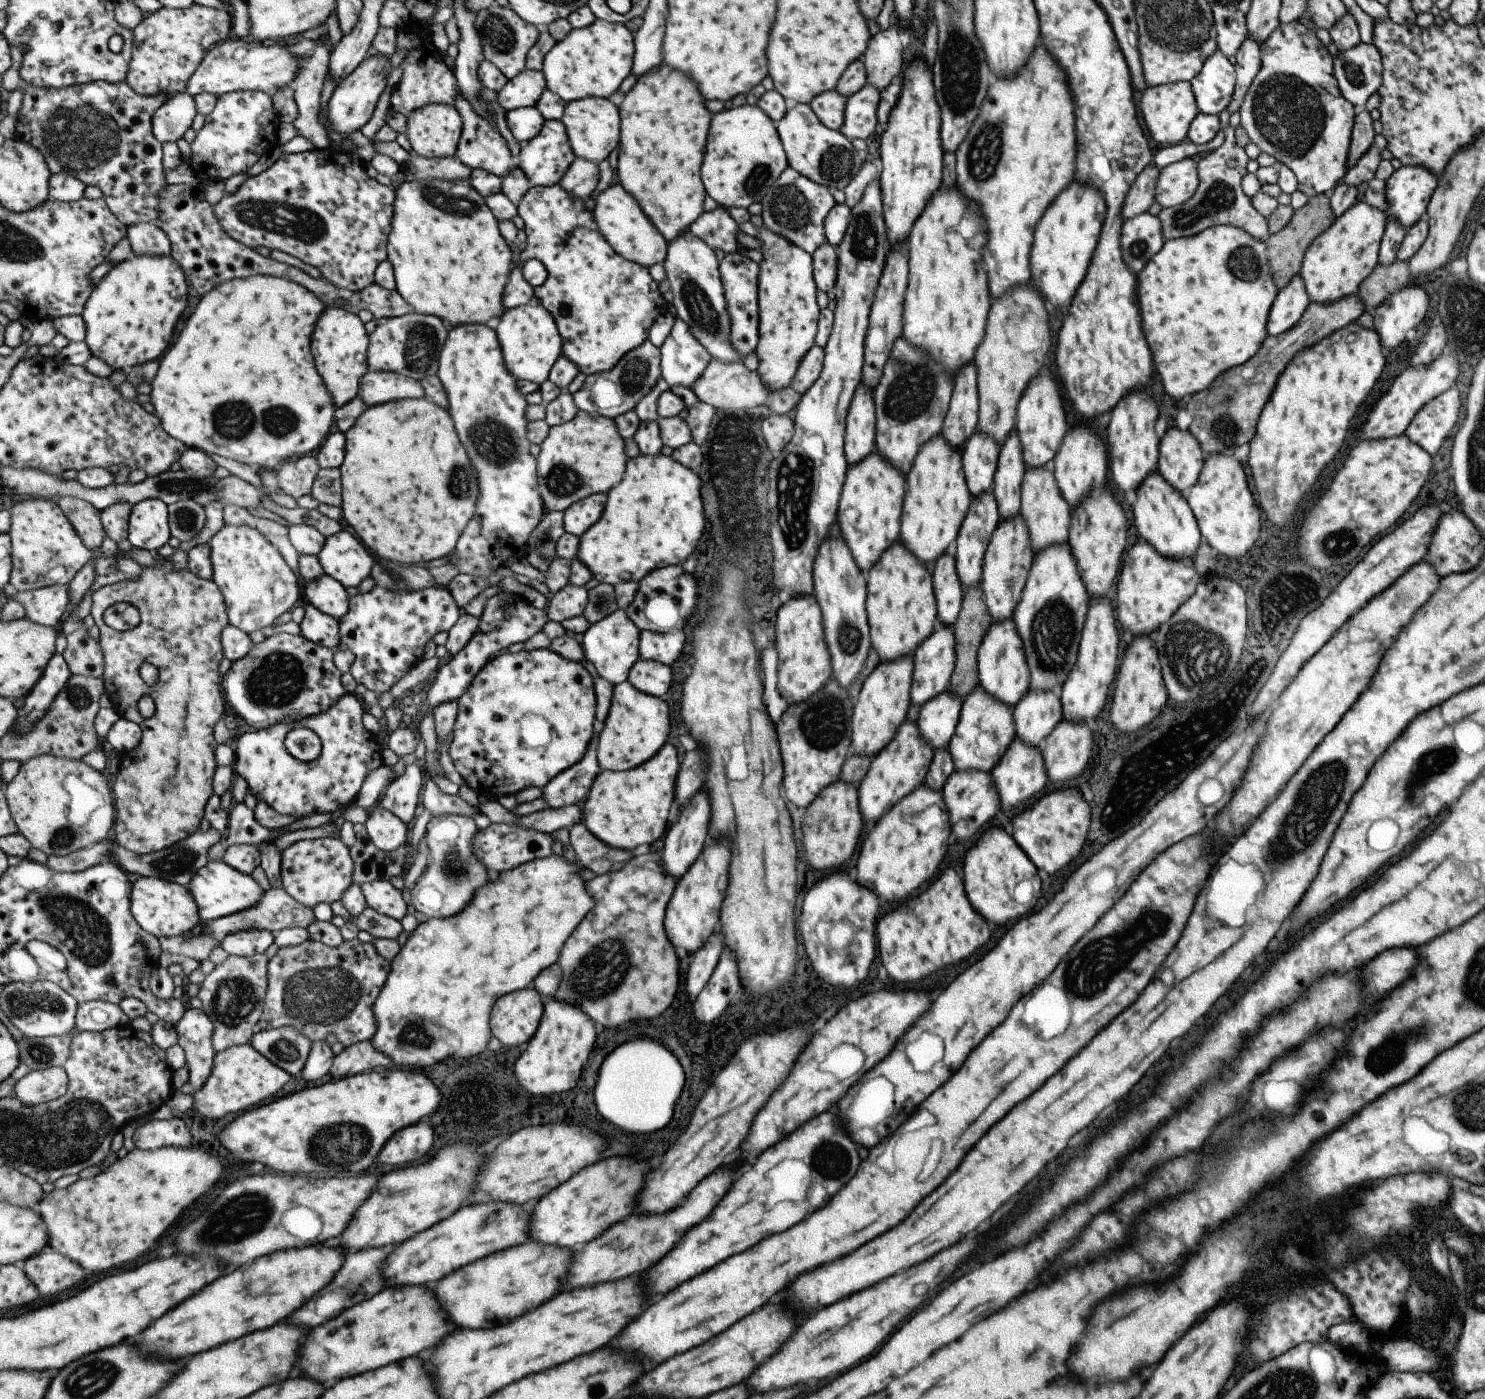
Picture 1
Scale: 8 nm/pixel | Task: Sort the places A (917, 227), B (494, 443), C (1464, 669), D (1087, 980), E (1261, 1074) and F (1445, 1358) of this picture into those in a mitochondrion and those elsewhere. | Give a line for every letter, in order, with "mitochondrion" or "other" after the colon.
A: other
B: mitochondrion
C: mitochondrion
D: mitochondrion
E: other
F: other

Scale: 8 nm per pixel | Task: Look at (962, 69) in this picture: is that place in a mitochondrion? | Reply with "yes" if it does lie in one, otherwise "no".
yes

